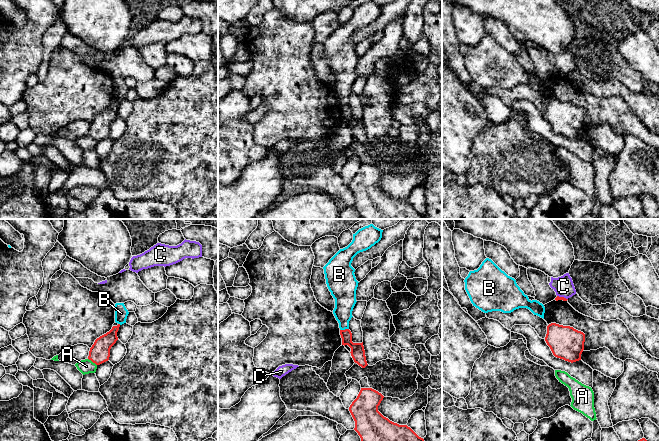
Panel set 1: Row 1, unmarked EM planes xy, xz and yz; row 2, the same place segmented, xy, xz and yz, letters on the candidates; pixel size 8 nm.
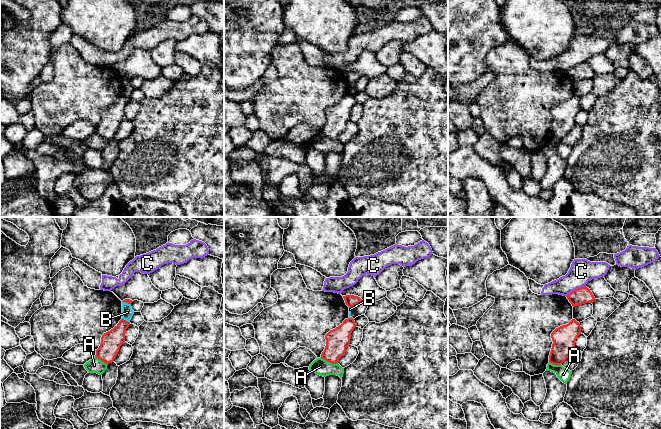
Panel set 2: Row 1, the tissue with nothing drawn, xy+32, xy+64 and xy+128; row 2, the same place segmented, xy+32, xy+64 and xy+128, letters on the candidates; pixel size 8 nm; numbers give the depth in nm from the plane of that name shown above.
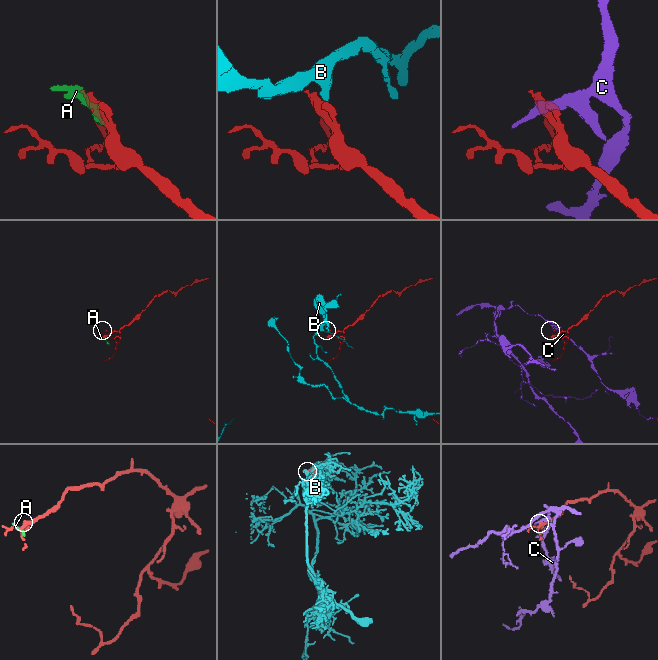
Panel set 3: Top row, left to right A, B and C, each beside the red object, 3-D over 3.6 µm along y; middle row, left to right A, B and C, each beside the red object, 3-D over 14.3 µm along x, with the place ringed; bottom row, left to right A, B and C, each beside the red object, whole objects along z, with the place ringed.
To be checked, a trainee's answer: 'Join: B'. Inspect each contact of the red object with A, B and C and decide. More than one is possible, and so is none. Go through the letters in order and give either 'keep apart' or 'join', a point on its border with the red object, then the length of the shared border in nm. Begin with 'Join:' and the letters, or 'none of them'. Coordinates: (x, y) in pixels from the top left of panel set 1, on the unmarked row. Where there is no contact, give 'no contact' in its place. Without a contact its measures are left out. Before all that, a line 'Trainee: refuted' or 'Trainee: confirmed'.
Trainee: refuted
Join: none of them
A: keep apart; contact xy (92, 137); length 90 nm
B: keep apart; contact xz (345, 105); length 70 nm
C: keep apart; contact yz (562, 73); length 90 nm

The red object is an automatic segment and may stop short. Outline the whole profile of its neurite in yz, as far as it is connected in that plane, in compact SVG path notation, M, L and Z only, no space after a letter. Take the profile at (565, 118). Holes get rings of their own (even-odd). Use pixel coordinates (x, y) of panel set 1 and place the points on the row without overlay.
M551 99L547 102L545 117L555 133L571 139L581 136L585 118L583 108Z

